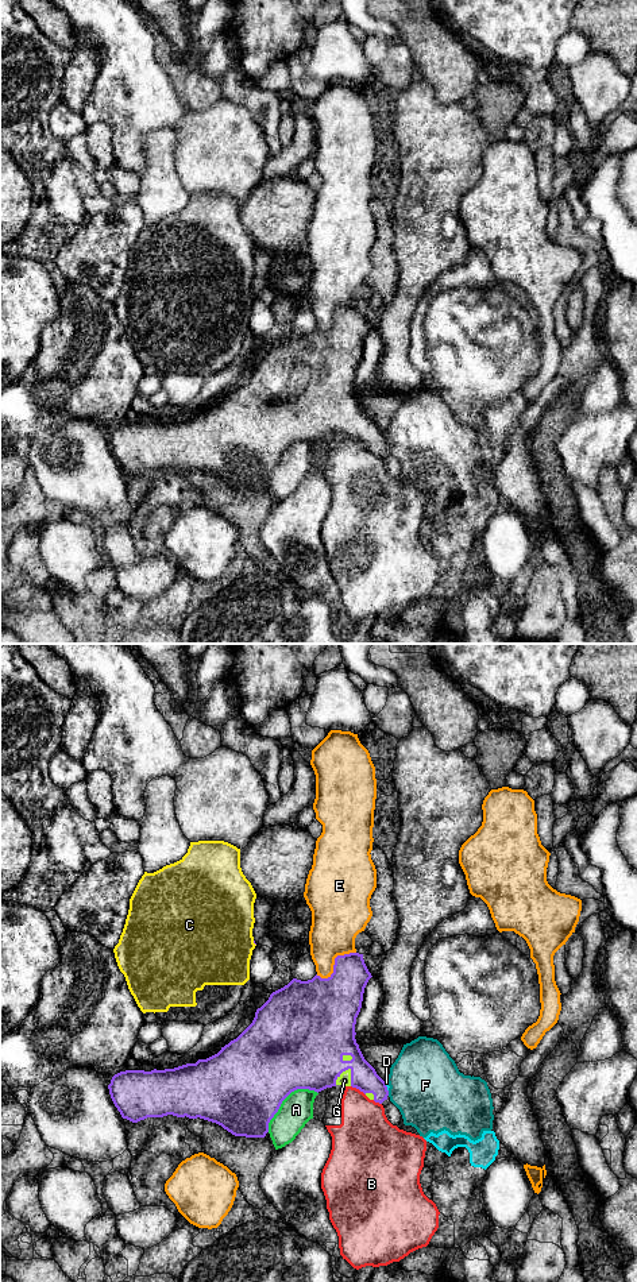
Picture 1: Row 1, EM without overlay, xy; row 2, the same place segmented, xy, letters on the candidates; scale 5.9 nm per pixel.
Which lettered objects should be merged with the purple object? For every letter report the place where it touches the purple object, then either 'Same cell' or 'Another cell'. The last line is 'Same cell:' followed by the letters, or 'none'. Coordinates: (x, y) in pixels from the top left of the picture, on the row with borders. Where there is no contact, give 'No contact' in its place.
A: Touches purple at xy (285, 1097). Another cell
B: Touches purple at xy (358, 1088). Another cell
C: Touches purple at xy (254, 942). Another cell
D: Touches purple at xy (386, 1087). Another cell
E: Touches purple at xy (335, 964). Another cell
F: Touches purple at xy (388, 1093). Another cell
G: Touches purple at xy (340, 1073). Same cell
Same cell: G

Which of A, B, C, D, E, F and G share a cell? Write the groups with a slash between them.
A / B / C / D F / E / G

